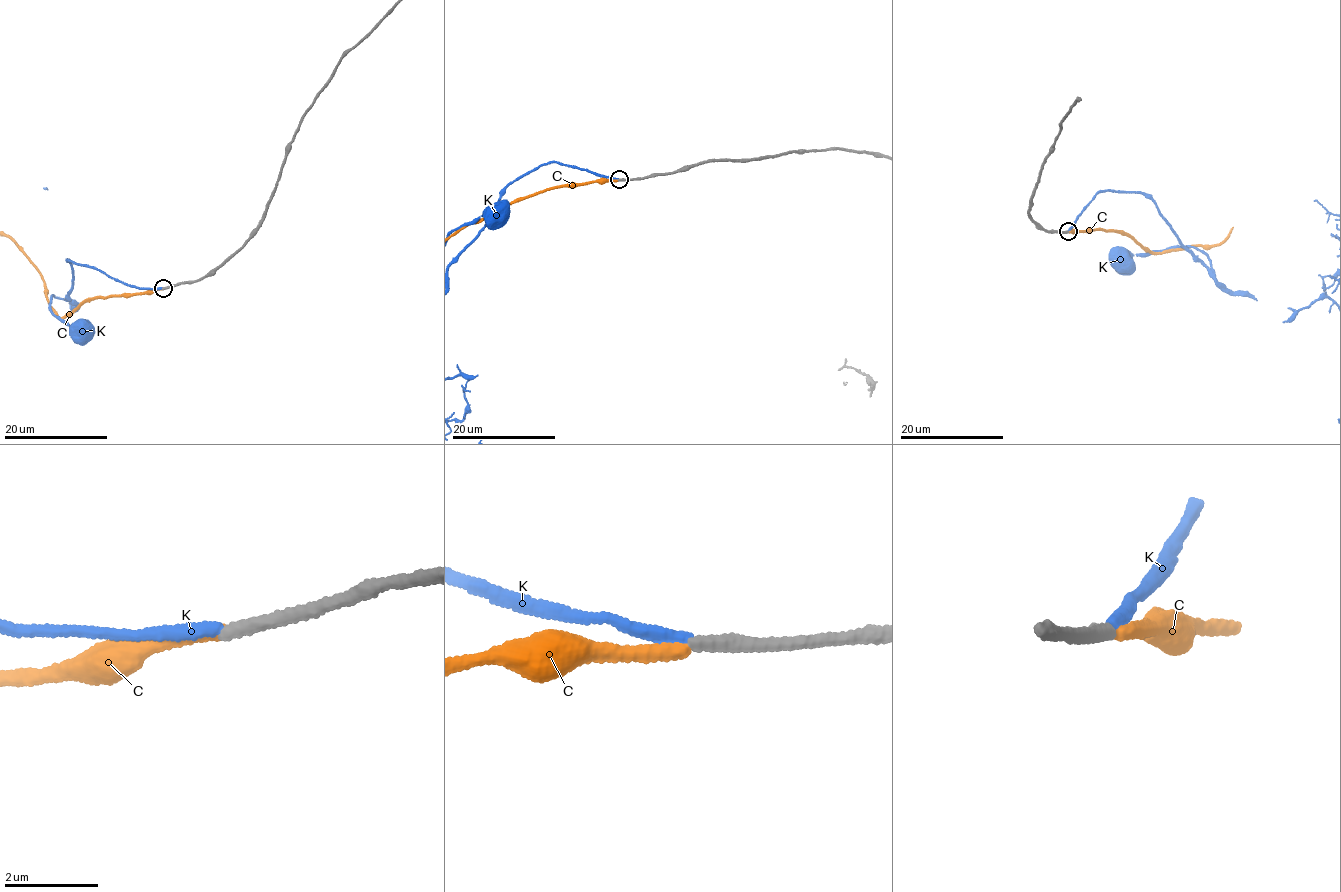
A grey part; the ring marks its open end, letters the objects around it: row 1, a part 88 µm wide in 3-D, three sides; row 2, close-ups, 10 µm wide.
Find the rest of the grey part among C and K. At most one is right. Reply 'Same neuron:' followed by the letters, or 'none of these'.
Same neuron: K

